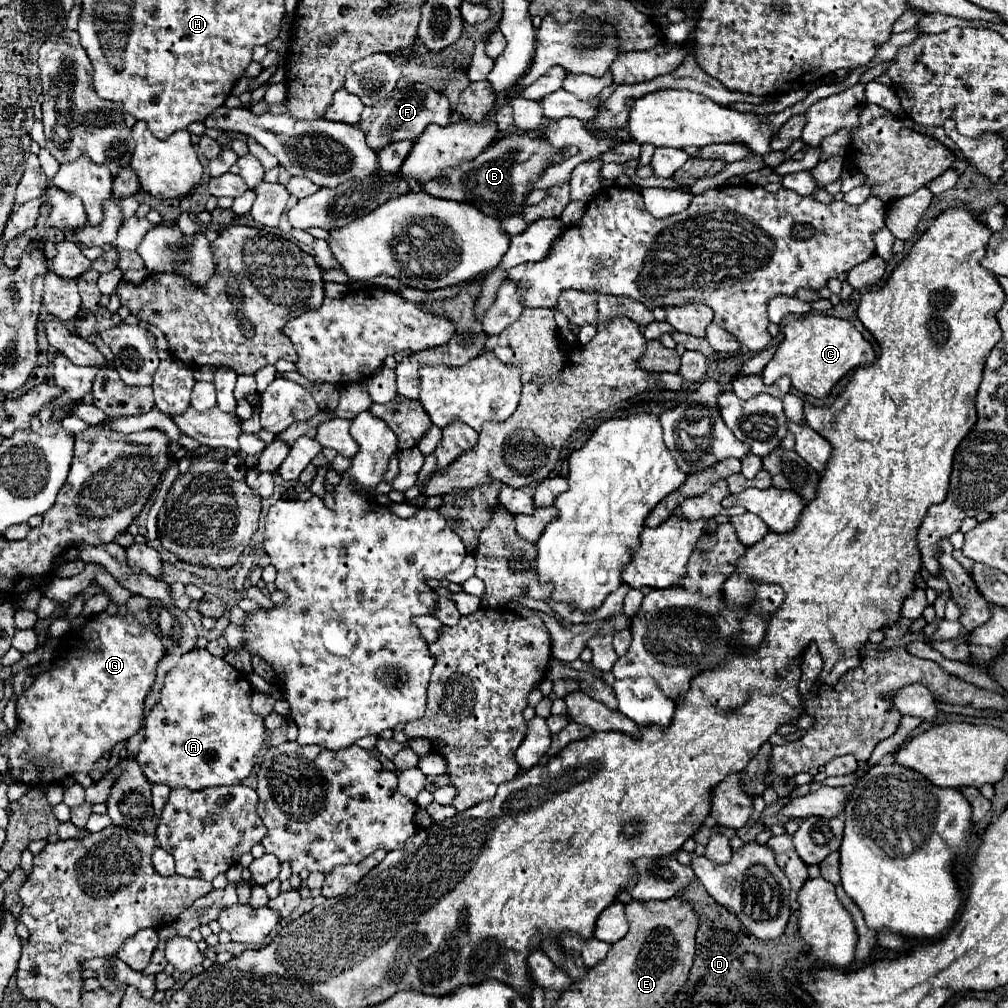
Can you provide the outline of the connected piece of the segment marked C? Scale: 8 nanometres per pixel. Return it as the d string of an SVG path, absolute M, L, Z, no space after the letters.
M809 313L801 319L787 315L785 329L783 329L783 341L779 349L775 351L773 359L767 363L763 371L763 381L767 385L775 383L779 377L787 375L791 379L791 385L803 393L817 399L823 399L831 393L833 385L851 369L859 365L867 365L875 361L875 351L869 341L863 339L863 335L849 323L837 317L827 317L821 313Z

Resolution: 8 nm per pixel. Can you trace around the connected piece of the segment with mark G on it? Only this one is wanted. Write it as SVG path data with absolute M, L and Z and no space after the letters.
M101 611L87 617L83 629L73 629L61 637L61 655L51 669L37 675L17 701L19 723L15 731L1 739L1 753L9 757L9 773L17 783L35 787L59 783L77 771L87 773L103 753L111 751L119 741L127 741L141 731L145 697L155 683L157 663L163 659L165 647L151 629L143 627L131 611L125 615L109 615Z

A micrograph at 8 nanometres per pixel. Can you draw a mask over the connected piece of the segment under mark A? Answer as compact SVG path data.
M193 649L189 655L183 655L181 663L165 675L161 697L145 719L145 741L135 755L149 783L201 791L207 787L235 785L249 777L267 735L263 717L251 711L251 695L253 689L247 675L231 667L225 659L211 655L207 649Z

